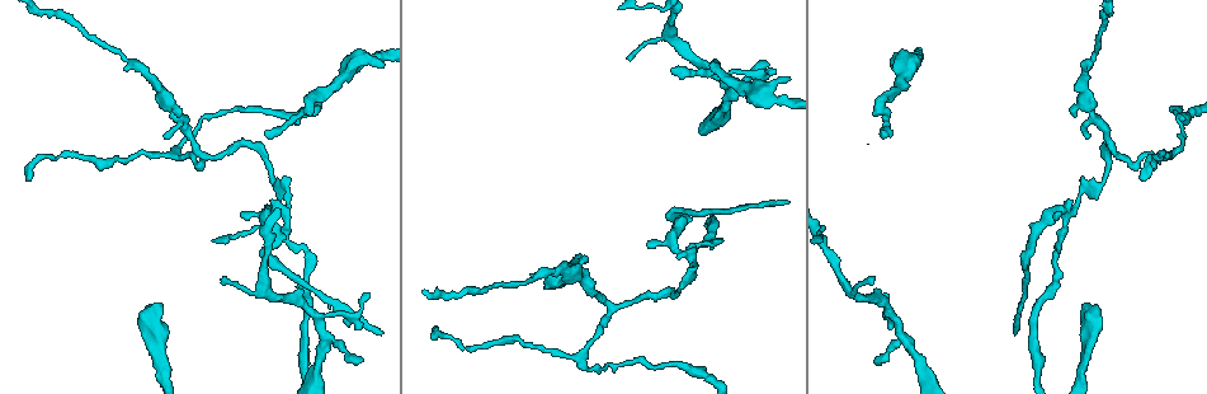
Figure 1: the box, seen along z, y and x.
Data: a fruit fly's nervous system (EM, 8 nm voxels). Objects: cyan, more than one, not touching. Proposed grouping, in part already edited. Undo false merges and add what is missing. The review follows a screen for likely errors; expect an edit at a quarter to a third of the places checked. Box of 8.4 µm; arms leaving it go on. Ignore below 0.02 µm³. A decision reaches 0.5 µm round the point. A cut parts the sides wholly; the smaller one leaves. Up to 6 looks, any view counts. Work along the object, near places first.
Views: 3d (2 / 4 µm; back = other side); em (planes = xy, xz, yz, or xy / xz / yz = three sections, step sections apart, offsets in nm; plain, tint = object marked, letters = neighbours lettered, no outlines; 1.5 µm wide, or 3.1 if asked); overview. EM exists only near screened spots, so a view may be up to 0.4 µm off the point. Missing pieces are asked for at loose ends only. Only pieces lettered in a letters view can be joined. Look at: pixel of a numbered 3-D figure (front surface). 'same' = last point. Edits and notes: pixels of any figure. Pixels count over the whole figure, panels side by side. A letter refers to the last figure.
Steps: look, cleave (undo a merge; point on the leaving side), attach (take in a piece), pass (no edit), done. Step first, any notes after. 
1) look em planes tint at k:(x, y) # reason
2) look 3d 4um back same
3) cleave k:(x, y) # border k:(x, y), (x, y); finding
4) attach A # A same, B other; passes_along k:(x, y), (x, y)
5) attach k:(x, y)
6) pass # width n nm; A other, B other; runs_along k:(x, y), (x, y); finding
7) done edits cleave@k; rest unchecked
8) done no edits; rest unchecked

look em yz step 8 letters at 1:(363, 361) # tapers out

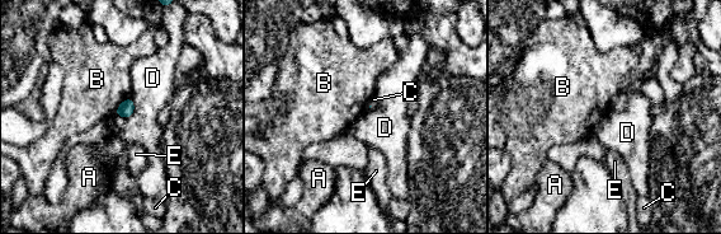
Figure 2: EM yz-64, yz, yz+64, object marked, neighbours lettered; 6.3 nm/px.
look em xy step 4 letters same

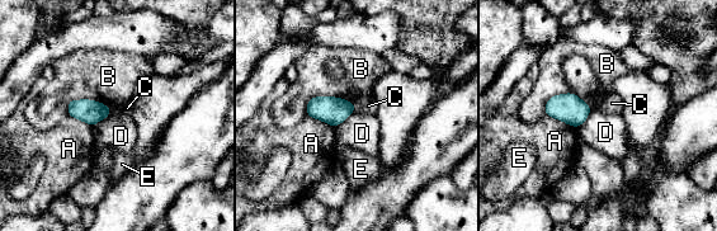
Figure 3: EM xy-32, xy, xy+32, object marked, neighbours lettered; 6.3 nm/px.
pass # A other, B other, C other, D other, E other; border 3:(572, 92), (590, 108), (579, 127); no lettered piece goes on from it

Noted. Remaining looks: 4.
look em planes letters at 1:(672, 70) # tapers out

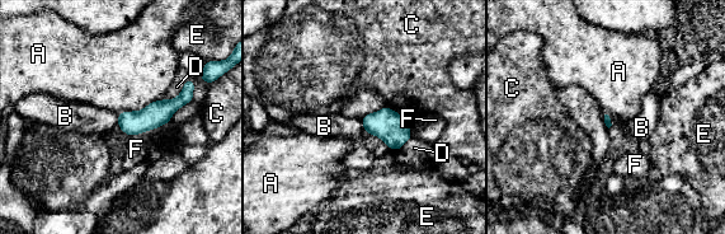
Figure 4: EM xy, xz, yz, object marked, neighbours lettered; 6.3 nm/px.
pass # longest_contact A 300 nm; A other, B other, C other, D other, E other, F other; runs_along 4:(189, 89), (149, 118), (121, 123); none of them fits

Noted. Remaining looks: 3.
look 3d 4um at 1:(911, 63) # a fork

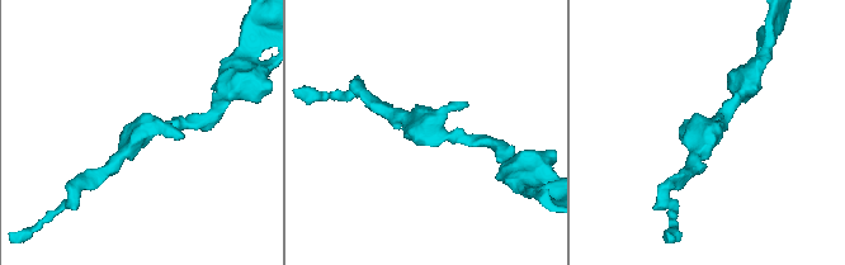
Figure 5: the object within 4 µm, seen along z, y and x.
look em planes letters at 5:(421, 131)

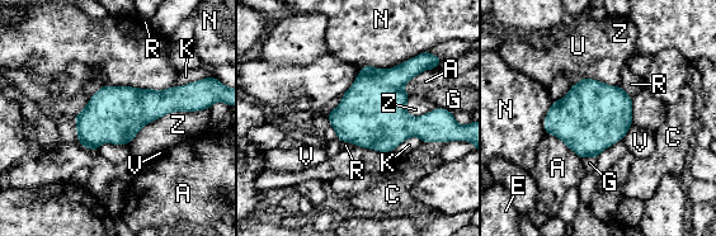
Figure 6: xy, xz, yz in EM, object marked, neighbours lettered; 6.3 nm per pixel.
pass # A other, C other, E other, G other, K other, N other, R other, U other, V other, Z other; border 6:(596, 159), (587, 156), (583, 160); one cell here

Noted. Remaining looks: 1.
done no edits; rest unchecked

